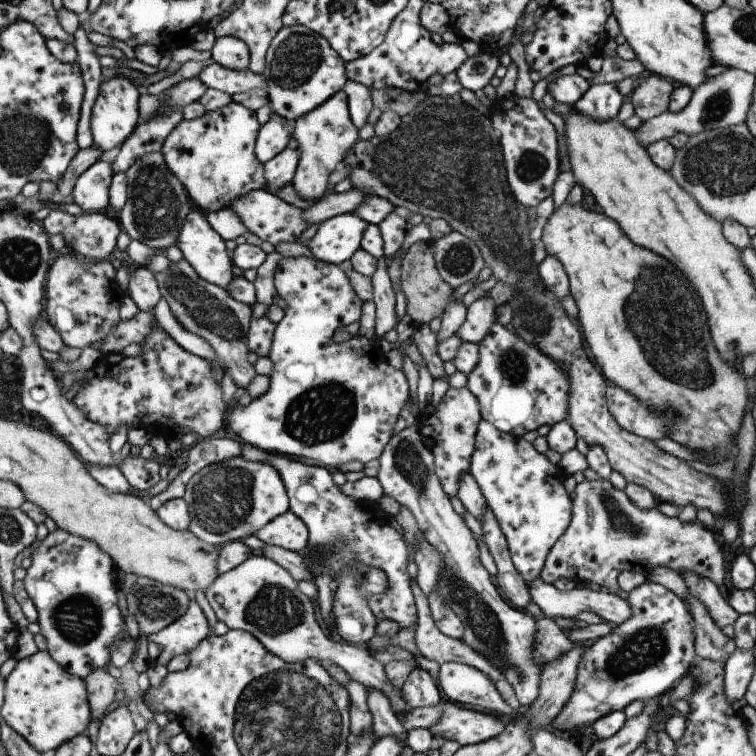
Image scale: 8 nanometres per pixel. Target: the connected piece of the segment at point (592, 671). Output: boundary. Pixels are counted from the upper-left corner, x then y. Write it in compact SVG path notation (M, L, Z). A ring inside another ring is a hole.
M646 580L631 590L625 600L632 608L632 616L594 644L585 644L574 692L551 723L550 730L564 733L582 730L582 726L592 726L611 712L623 711L634 700L646 703L658 698L688 675L697 661L694 619L674 592Z

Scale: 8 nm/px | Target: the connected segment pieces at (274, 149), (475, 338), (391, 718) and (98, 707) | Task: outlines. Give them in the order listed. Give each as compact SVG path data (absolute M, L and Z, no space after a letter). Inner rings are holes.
M272 114L270 120L260 127L255 144L256 158L264 164L290 146L292 140L292 122Z
M490 296L475 300L468 308L464 324L461 324L454 336L458 336L464 342L480 344L488 336L494 320L496 320L495 308Z
M376 688L367 689L367 703L372 713L374 734L376 739L382 736L394 736L398 742L407 740L407 730L393 711L388 697Z
M110 663L102 668L96 668L90 676L85 678L88 693L91 720L100 720L106 714L108 706L116 697L116 691L120 683L109 672Z

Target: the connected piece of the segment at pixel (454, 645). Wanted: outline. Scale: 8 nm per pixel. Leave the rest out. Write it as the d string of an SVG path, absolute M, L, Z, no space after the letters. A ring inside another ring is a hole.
M411 576L410 586L417 608L416 646L420 654L439 665L452 661L477 668L494 682L502 679L502 672L492 666L480 652L472 650L462 638L450 638L436 628L430 614L427 594L420 590L416 578Z

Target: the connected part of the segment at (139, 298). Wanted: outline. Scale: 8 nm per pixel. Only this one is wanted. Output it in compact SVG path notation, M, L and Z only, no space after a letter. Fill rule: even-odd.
M139 267L130 274L126 290L140 311L152 312L162 298L153 271L146 267Z

